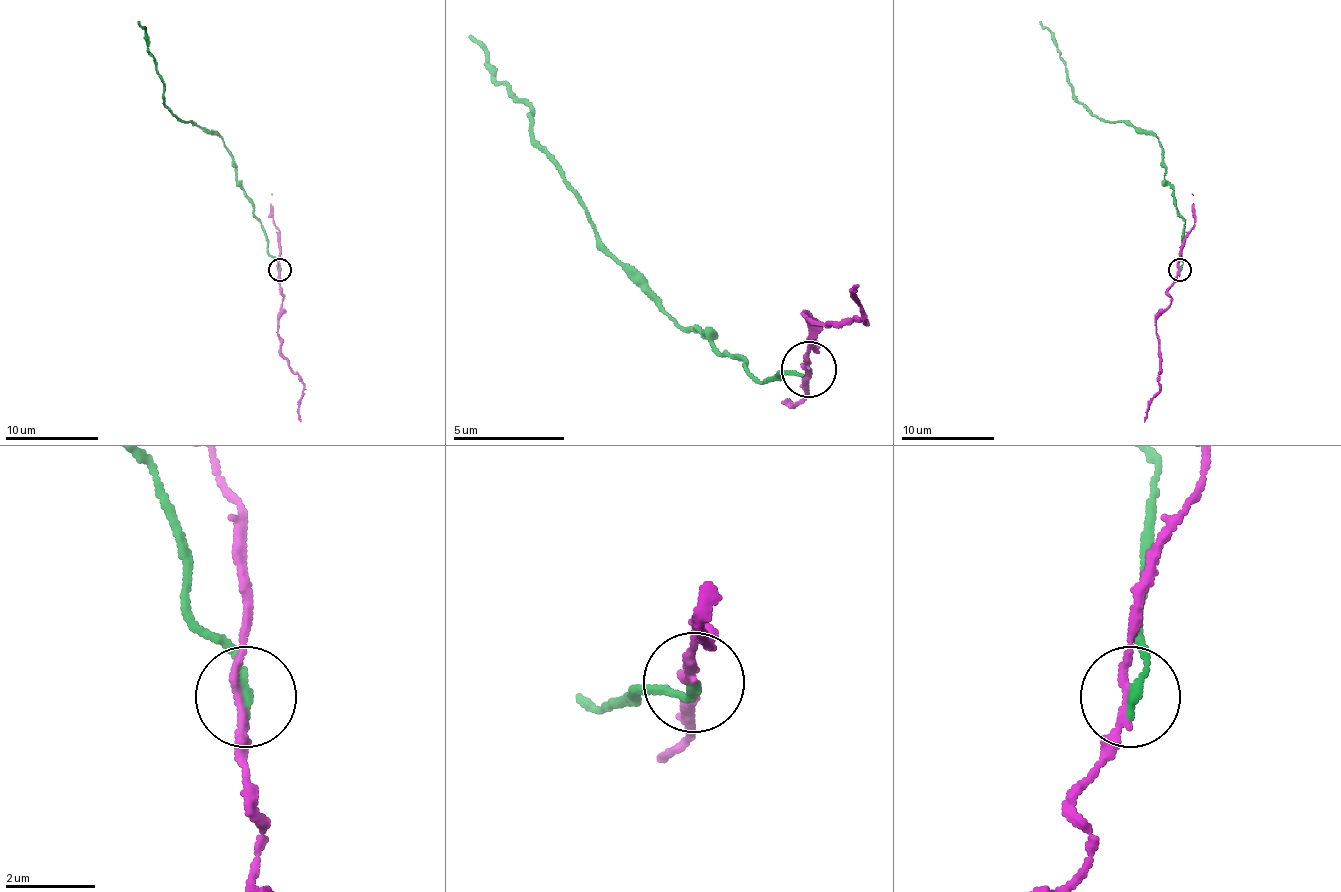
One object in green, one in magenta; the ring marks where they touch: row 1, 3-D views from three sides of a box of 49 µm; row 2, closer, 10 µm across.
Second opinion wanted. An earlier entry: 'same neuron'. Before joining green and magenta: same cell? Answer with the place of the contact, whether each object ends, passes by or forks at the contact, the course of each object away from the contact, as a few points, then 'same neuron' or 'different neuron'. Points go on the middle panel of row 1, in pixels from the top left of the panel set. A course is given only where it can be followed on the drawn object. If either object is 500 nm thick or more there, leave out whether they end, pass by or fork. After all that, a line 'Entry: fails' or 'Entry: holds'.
place (808, 369); green ends; magenta passes by; course green (810, 367), (765, 384), (676, 323), (599, 240), (576, 190), (532, 134), (532, 112), (493, 78), (471, 34); course magenta (804, 367), (815, 340), (815, 345), (804, 312), (810, 317), (865, 323), (854, 295), (860, 284); different neuron
Entry: fails

